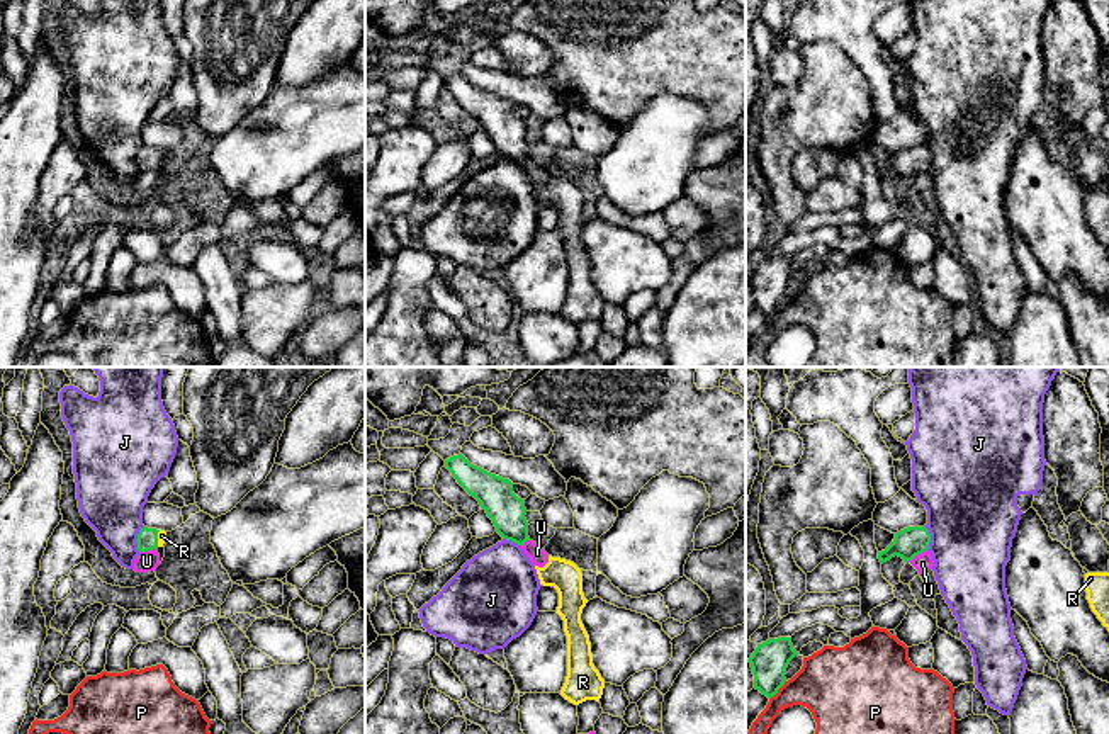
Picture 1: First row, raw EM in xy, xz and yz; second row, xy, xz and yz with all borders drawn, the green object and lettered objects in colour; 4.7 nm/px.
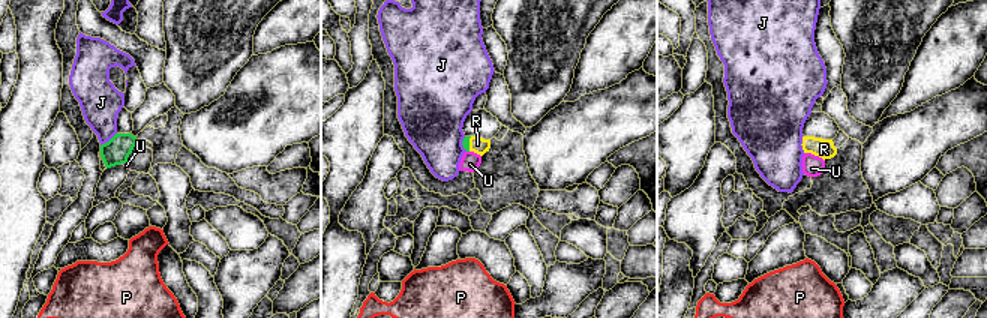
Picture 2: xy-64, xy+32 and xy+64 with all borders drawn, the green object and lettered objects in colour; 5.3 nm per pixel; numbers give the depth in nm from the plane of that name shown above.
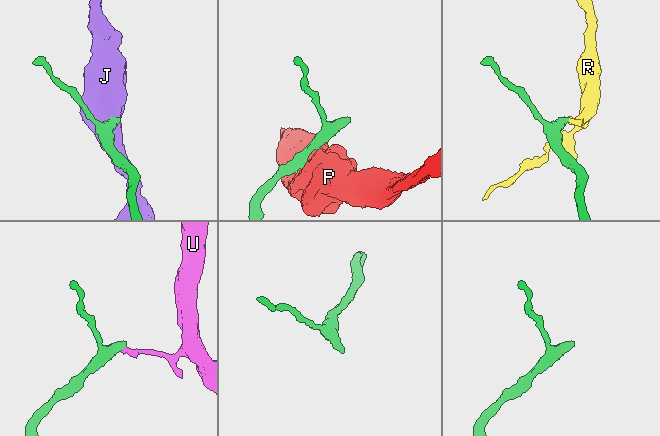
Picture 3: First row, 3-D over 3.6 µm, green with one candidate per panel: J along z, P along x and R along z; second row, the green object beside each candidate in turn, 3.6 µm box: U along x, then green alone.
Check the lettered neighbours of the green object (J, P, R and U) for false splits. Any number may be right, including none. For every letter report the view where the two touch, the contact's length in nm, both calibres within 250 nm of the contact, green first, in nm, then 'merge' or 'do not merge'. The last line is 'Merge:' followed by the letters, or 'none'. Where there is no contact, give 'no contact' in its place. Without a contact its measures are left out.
J: meets green in xy; contact 140 nm long; 100 nm thick on the green side, 320 nm on the other; do not merge
P: meets green in yz; contact 120 nm long; 170 nm thick on the green side, 320 nm on the other; do not merge
R: meets green in xy; contact 80 nm long; 100 nm thick on the green side, 50 nm on the other; merge
U: meets green in yz; contact 110 nm long; 140 nm thick on the green side, 90 nm on the other; do not merge
Merge: R

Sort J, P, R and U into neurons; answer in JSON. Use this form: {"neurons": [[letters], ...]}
{"neurons": [["J"], ["P"], ["R"], ["U"]]}

